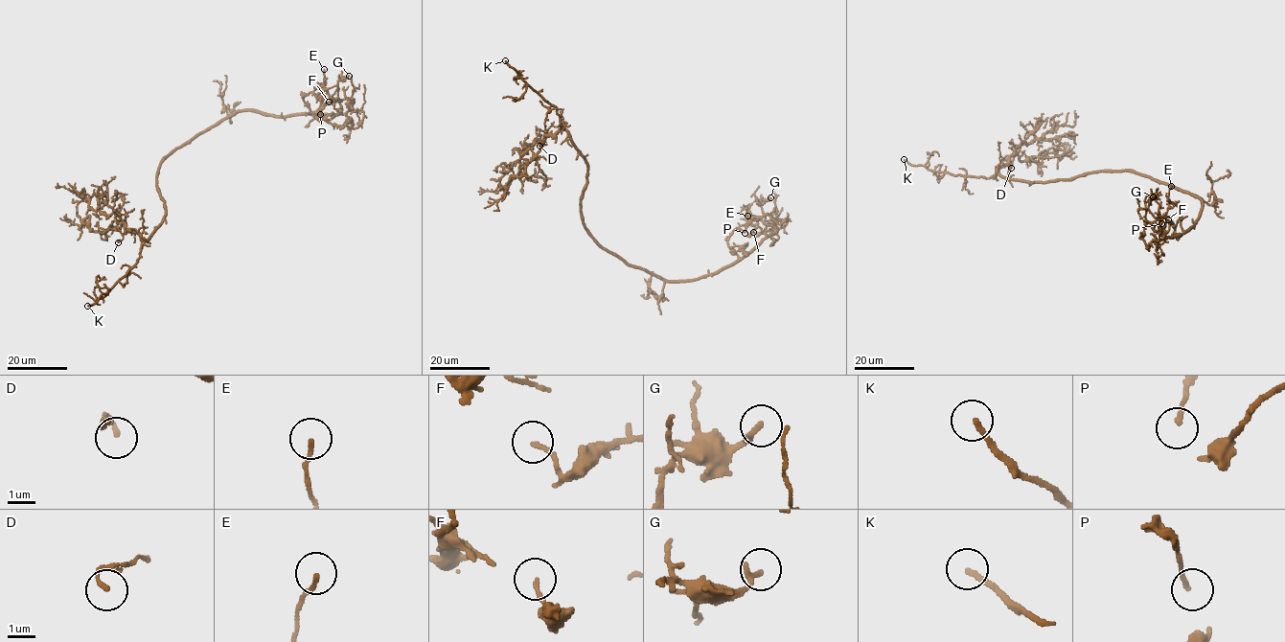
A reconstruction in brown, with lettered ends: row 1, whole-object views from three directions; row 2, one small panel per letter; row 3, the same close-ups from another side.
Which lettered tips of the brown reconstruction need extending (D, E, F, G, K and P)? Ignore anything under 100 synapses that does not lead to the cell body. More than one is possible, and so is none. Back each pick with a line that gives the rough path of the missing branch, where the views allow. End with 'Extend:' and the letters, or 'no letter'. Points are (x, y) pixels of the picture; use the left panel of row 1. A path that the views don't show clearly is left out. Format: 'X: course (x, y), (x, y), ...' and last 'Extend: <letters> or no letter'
K: course (87, 306), (88, 311), (100, 312), (103, 319), (152, 320), (187, 341)
Extend: K

